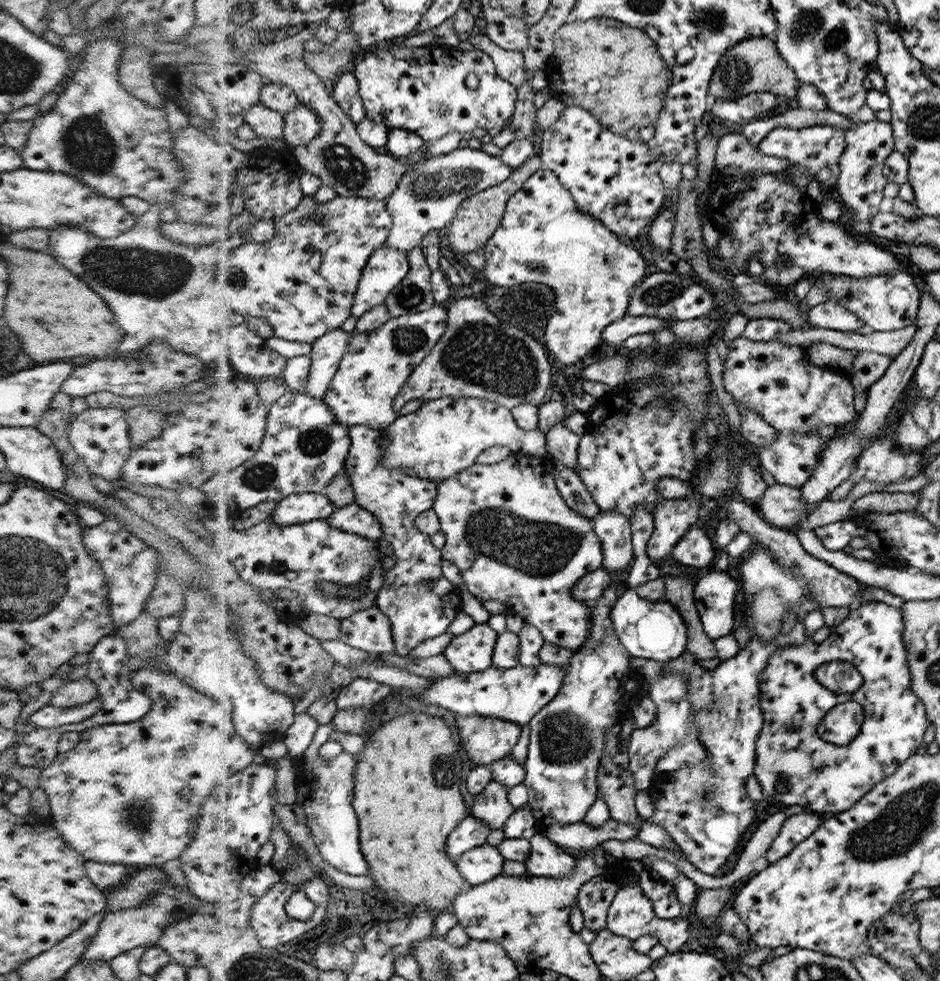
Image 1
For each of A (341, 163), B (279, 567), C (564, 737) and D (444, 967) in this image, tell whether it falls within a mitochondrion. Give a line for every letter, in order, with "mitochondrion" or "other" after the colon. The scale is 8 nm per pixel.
A: mitochondrion
B: other
C: mitochondrion
D: mitochondrion

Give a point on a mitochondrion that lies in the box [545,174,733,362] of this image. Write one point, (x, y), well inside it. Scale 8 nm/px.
(657, 295)

